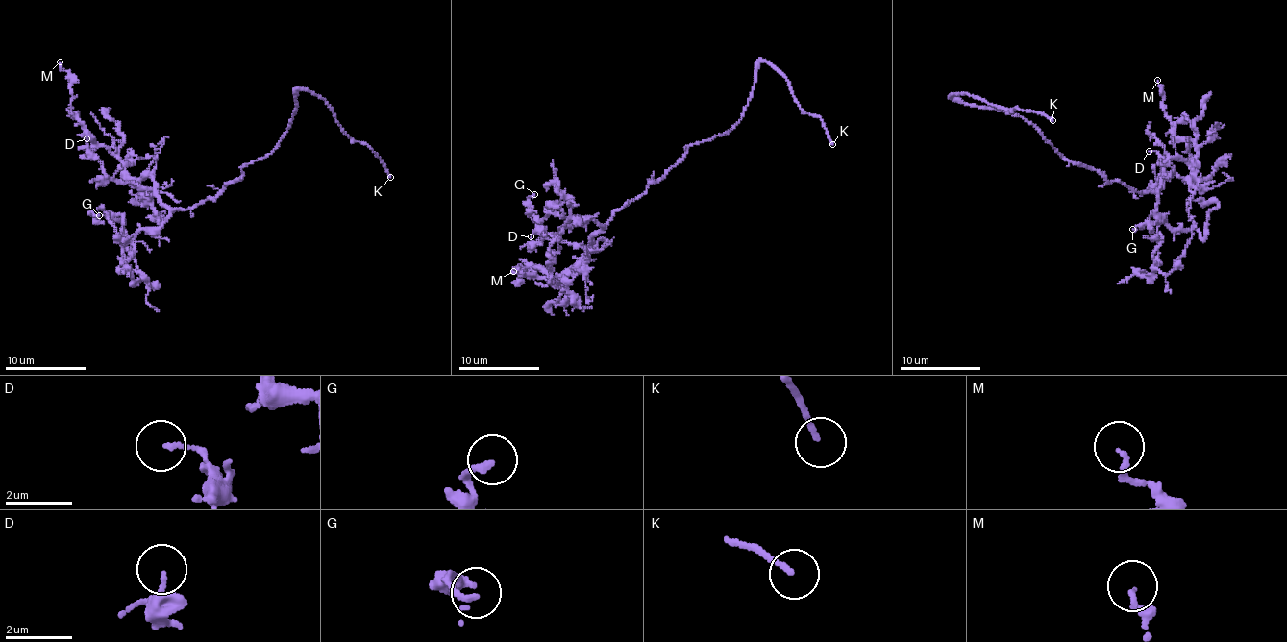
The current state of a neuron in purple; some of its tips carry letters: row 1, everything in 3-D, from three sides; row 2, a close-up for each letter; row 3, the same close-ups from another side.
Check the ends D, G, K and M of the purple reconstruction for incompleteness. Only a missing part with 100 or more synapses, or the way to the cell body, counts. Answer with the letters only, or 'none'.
K

